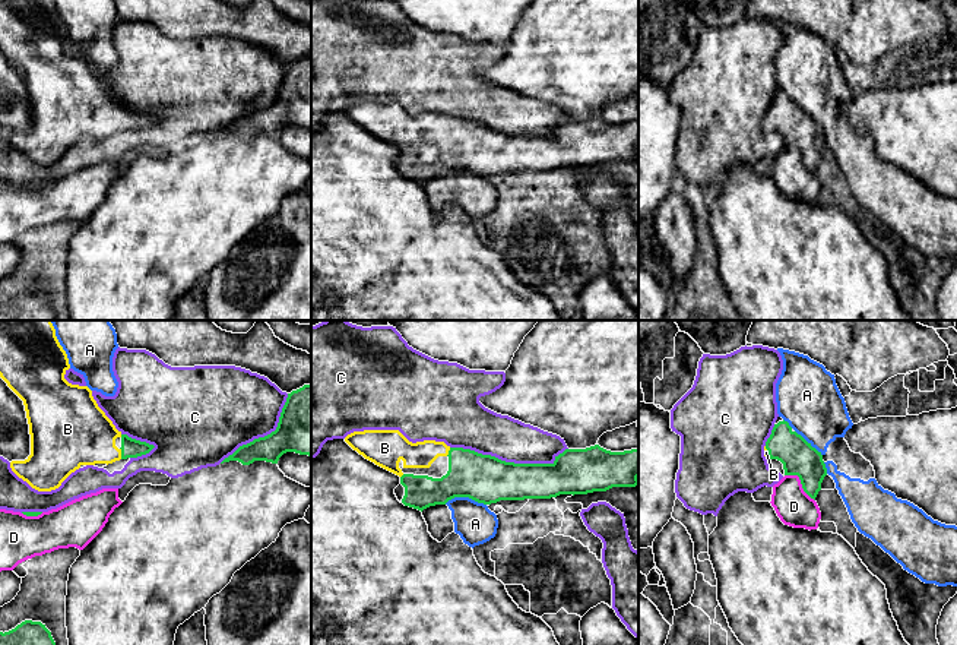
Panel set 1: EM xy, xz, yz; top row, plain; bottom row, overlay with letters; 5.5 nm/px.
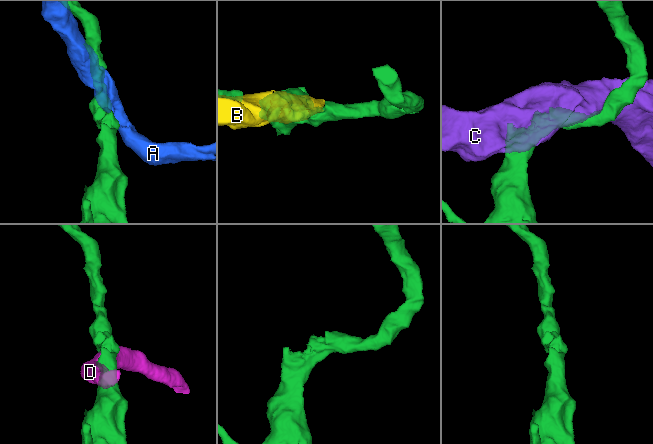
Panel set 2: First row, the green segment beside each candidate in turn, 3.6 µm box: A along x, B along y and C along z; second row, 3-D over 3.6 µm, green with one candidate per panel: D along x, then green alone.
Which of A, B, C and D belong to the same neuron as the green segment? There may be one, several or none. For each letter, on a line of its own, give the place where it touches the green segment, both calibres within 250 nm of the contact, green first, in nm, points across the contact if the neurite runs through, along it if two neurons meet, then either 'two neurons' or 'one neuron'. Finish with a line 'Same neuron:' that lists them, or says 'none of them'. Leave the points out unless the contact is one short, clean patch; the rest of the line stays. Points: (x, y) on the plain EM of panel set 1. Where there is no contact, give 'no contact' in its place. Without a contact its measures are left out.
A: xz (465, 168) | 260/220 nm | along xz (444, 176), (455, 170), (471, 170), (485, 177) | two neurons
B: xy (121, 126) | 110/340 nm | one neuron
C: xz (509, 135) | 260/240 nm | two neurons
D: yz (801, 155) | 190/200 nm | two neurons
Same neuron: B

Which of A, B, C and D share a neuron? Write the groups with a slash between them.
A / B / C / D

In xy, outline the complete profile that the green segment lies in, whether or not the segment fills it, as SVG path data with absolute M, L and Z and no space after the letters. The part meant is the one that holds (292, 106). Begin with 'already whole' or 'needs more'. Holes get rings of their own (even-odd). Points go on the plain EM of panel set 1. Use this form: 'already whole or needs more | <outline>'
already whole | M311 57L288 66L275 104L240 118L221 136L238 133L250 137L254 133L278 136L286 124L311 129Z

